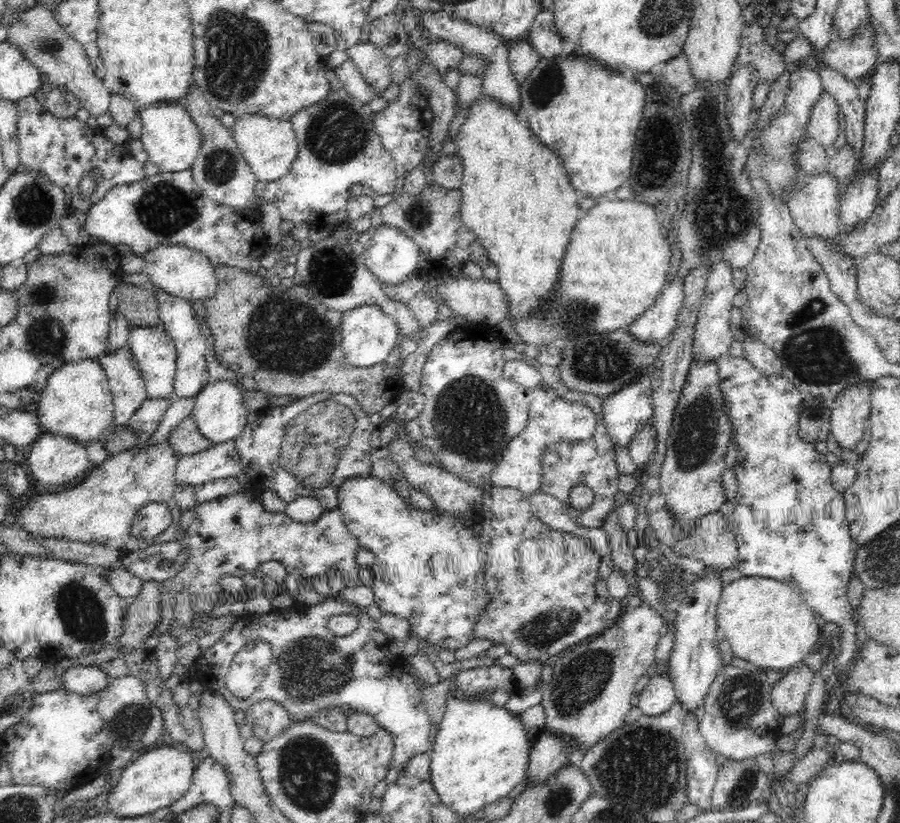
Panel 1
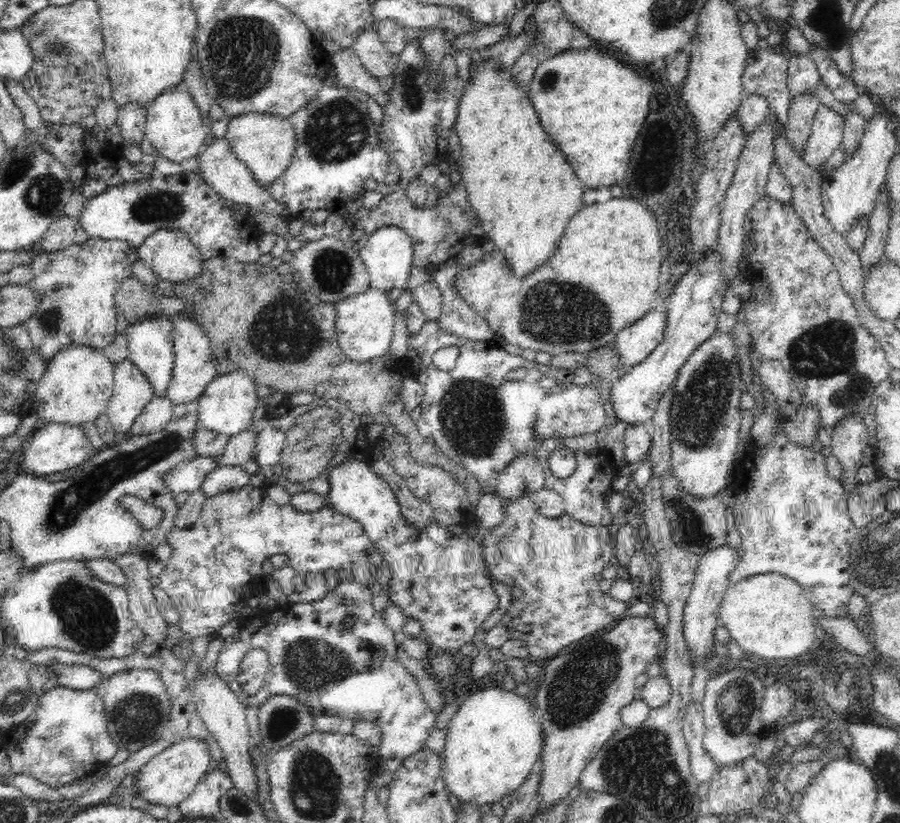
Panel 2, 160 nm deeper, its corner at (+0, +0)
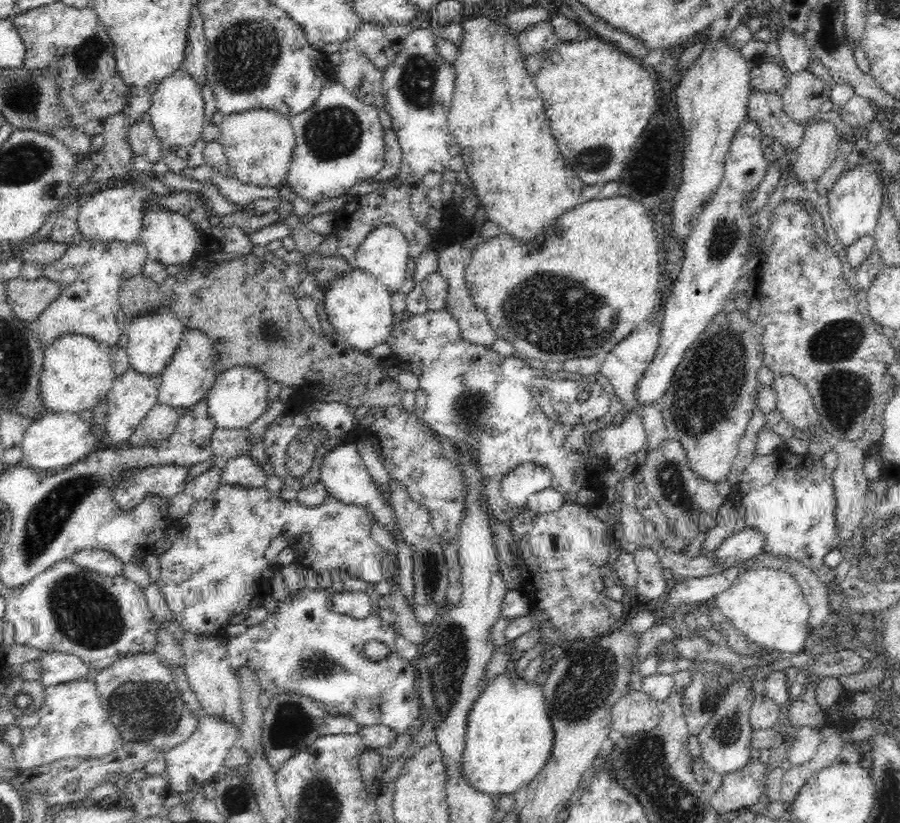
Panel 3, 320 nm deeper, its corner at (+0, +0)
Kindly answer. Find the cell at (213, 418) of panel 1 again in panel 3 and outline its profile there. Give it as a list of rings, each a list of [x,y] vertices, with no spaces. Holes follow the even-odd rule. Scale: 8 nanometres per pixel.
[[[233,366],[219,373],[205,396],[208,417],[216,423],[216,428],[246,429],[268,410],[270,384],[264,373],[251,366]]]

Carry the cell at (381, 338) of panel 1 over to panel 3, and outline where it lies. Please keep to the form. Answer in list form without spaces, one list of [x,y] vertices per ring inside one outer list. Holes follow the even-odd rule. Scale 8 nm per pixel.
[[[356,265],[349,273],[342,273],[326,287],[324,306],[327,318],[337,337],[343,338],[349,348],[361,353],[382,344],[390,336],[394,326],[392,296],[387,288],[372,273],[360,270]]]

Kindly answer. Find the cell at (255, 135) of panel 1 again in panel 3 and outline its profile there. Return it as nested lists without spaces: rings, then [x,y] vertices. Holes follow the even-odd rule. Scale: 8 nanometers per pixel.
[[[252,109],[224,115],[219,127],[220,134],[215,142],[224,147],[228,164],[240,182],[261,187],[280,187],[286,181],[296,148],[296,136],[289,117],[274,110]]]

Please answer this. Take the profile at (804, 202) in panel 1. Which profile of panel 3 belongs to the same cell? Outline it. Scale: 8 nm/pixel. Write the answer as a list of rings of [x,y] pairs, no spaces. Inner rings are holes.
[[[863,159],[863,162],[852,170],[841,173],[827,194],[831,225],[840,244],[846,249],[858,238],[875,232],[883,204],[883,184],[881,181],[883,170],[884,168],[878,161],[864,161]]]

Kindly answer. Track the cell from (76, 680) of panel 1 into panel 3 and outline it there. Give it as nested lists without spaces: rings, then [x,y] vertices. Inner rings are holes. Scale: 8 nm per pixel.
[[[58,651],[44,653],[38,661],[41,668],[40,681],[46,687],[84,677],[92,678],[96,672],[77,656]]]

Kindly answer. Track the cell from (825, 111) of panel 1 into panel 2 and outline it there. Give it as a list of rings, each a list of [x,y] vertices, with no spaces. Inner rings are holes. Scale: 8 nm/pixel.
[[[823,104],[818,106],[811,126],[811,136],[808,137],[806,150],[804,150],[804,163],[808,167],[813,169],[822,167],[831,157],[833,152],[841,147],[844,125],[845,120],[838,112]]]

